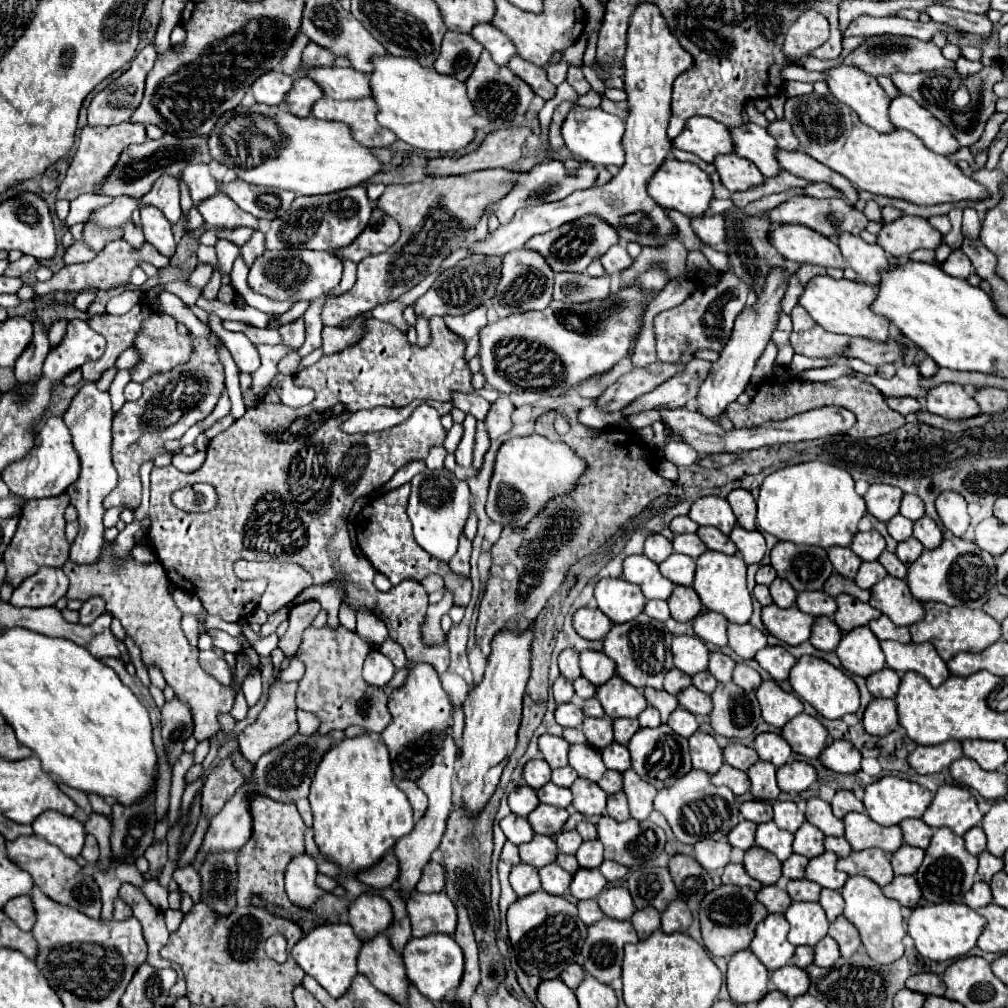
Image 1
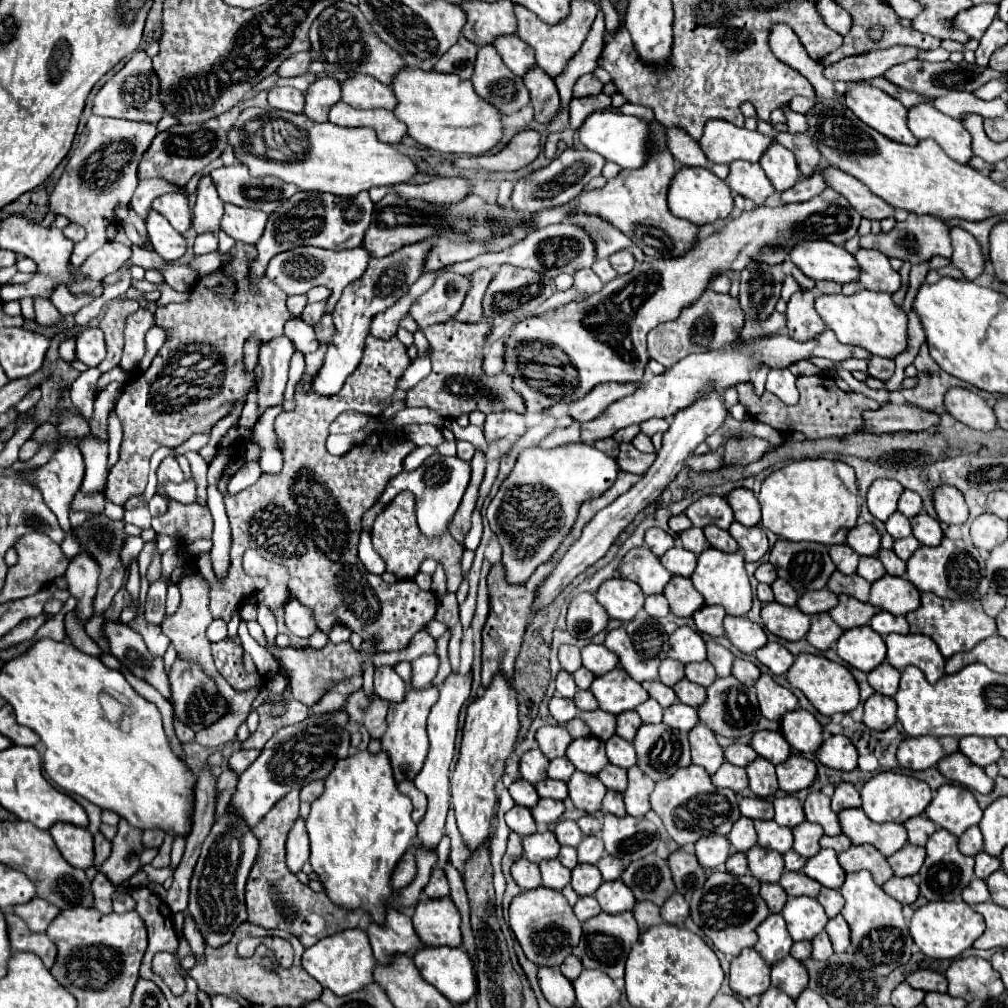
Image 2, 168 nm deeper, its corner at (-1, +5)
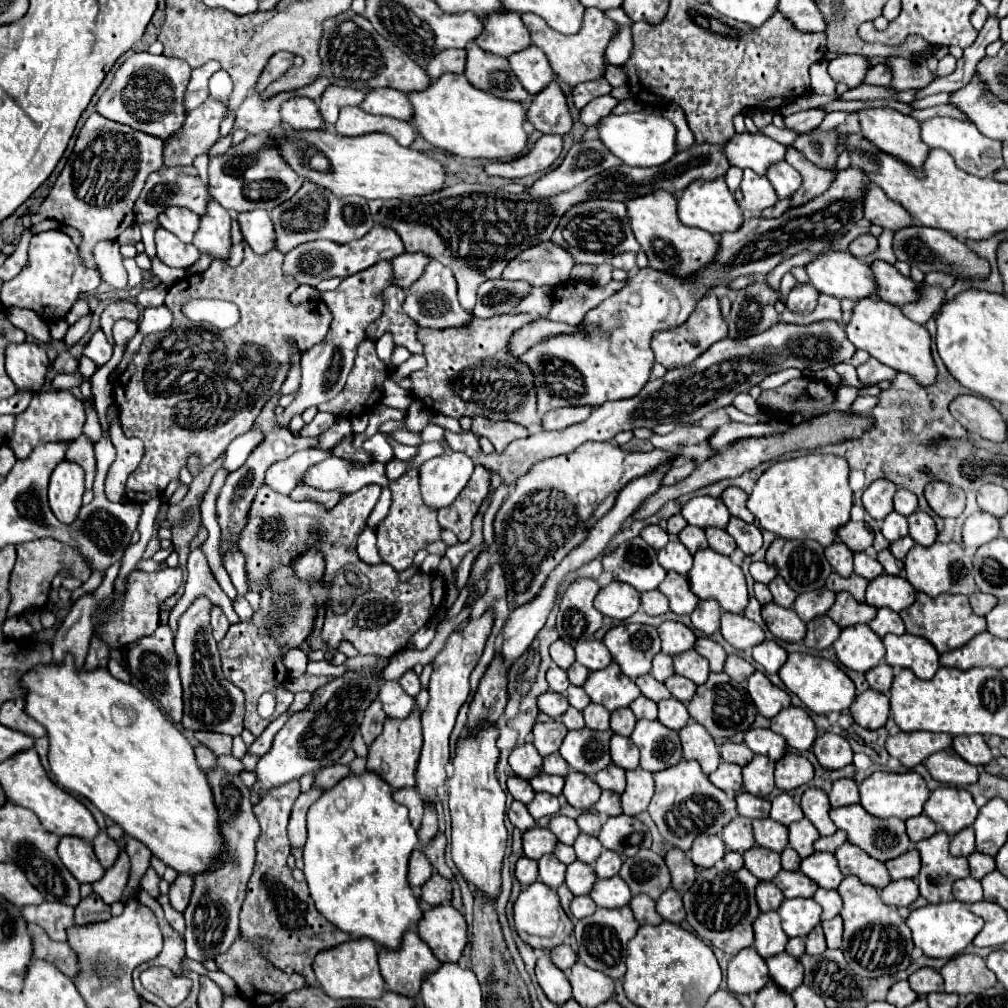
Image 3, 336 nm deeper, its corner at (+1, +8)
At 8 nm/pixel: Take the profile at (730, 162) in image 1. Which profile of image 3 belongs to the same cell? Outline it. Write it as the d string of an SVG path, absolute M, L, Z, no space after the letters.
M743 170L741 192L743 192L745 208L753 210L753 212L761 212L777 202L777 194L775 194L773 186L769 184L769 180L751 170Z

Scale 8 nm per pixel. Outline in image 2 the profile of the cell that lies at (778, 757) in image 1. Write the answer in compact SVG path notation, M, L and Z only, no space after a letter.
M757 731L751 739L751 747L757 751L759 757L769 759L773 765L783 763L791 755L791 747L785 737L777 731Z

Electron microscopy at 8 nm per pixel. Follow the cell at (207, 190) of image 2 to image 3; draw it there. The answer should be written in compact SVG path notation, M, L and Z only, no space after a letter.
M211 198L211 204L207 204L207 216L201 216L199 232L195 232L193 244L201 252L207 252L207 254L211 254L217 260L227 260L229 246L231 246L231 242L229 242L229 230L231 230L231 216L229 216L229 212L225 208L221 208L221 204L215 204L215 200Z

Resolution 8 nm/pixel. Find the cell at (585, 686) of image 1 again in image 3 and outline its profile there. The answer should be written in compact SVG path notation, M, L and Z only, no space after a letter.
M575 662L575 664L567 670L567 674L569 674L569 682L571 682L571 684L575 684L575 686L583 686L585 680L587 680L587 676L589 676L589 670Z

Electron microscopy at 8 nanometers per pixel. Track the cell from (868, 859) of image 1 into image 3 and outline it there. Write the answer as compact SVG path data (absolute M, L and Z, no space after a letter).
M845 842L843 846L839 846L835 850L835 858L839 860L839 868L845 876L849 874L859 876L861 882L871 884L879 890L891 882L885 864L875 860L867 852L863 852L859 846L853 846L851 842Z

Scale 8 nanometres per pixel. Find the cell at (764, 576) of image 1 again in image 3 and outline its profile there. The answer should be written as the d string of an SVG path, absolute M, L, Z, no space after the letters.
M753 562L751 564L751 576L753 576L755 582L769 584L777 576L777 568L769 566L767 562Z

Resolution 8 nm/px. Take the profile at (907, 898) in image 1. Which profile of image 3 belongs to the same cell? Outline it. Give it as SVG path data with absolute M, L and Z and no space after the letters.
M909 878L889 882L881 890L881 900L891 906L909 906L917 896L919 896L917 884L915 884L915 880L909 880Z

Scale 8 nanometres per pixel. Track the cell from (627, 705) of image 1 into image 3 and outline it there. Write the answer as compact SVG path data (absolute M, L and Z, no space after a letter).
M611 662L603 670L591 672L583 690L595 704L605 706L609 712L627 708L635 698L641 696L639 686L631 678L627 678L615 662Z

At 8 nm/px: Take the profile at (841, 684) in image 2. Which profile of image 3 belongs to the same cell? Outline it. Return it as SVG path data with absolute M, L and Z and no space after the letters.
M789 654L787 662L779 670L781 680L785 686L801 698L801 702L813 710L815 714L827 714L827 712L843 712L849 710L849 706L855 700L855 684L853 680L831 660L817 658L811 654Z

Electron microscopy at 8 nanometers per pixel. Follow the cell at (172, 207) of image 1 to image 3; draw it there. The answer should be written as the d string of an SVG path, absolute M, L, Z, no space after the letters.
M167 208L167 212L159 214L159 224L173 232L179 240L183 242L191 242L195 230L199 228L199 216L195 216L195 212L191 212L189 208Z

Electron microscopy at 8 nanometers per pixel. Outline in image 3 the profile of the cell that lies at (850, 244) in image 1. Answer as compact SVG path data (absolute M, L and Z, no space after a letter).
M877 260L875 264L871 264L871 272L875 276L877 296L881 300L897 304L897 306L905 306L919 298L921 286L915 284L911 278L905 278L903 274L899 274L895 266L883 260Z

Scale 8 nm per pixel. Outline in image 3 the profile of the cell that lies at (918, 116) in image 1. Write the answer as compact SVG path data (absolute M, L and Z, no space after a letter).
M931 118L921 122L921 138L929 148L943 148L947 150L955 164L975 176L989 176L995 170L999 170L1003 166L1003 158L1001 158L1001 144L997 140L991 140L987 136L983 136L973 124L969 122L961 122L955 118Z

